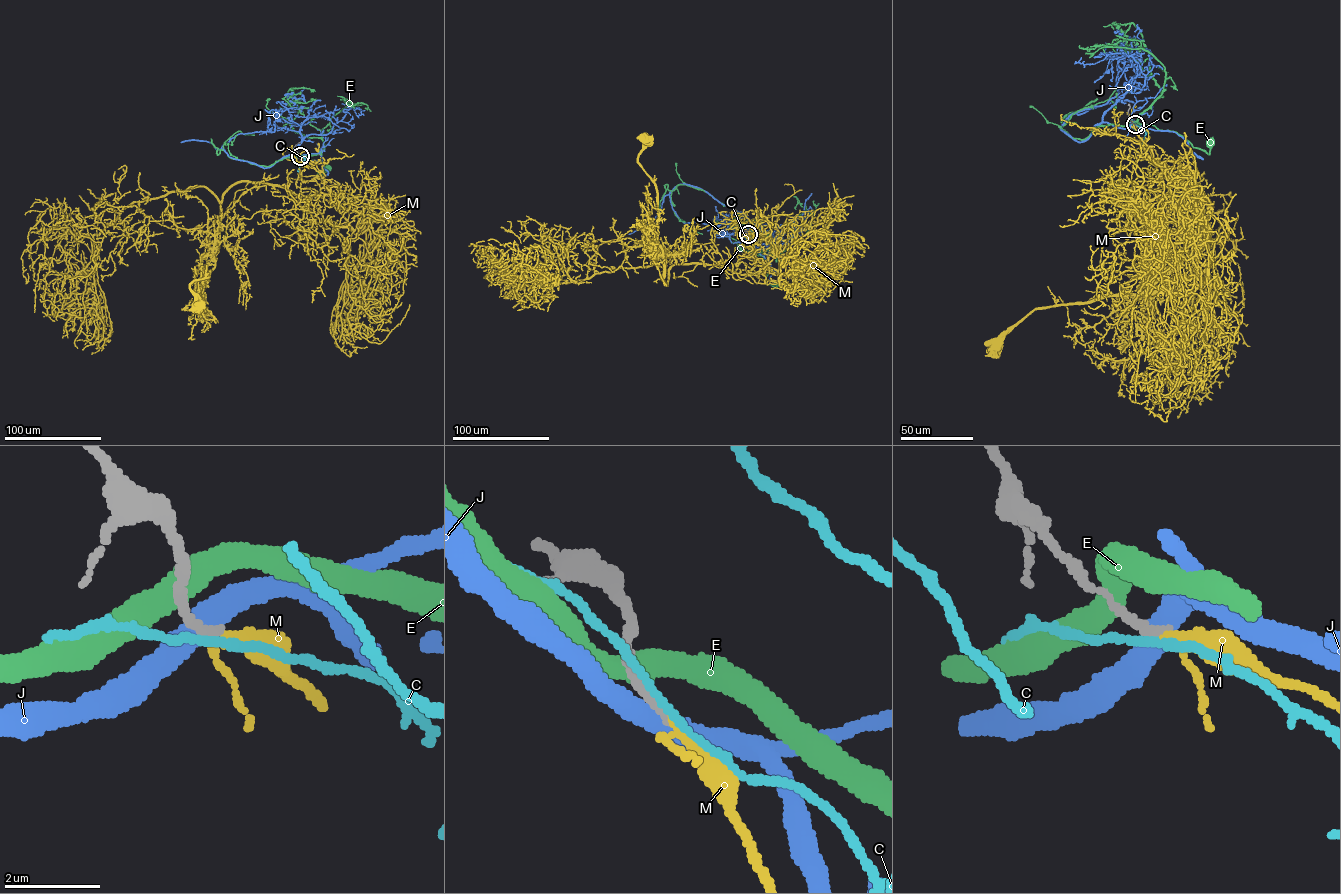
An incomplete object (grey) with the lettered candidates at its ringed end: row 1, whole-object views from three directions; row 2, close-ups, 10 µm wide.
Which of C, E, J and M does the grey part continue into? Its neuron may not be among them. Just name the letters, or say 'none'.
M

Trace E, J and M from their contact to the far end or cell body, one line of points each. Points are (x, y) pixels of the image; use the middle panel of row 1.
E: (747, 233), (757, 237), (753, 248), (770, 263), (766, 283), (775, 285)
J: (747, 234), (739, 212), (750, 226), (719, 234), (722, 221), (743, 235), (733, 221)
M: (747, 234), (771, 243), (768, 265), (741, 274), (676, 263), (667, 285), (656, 185), (638, 160), (645, 139)

